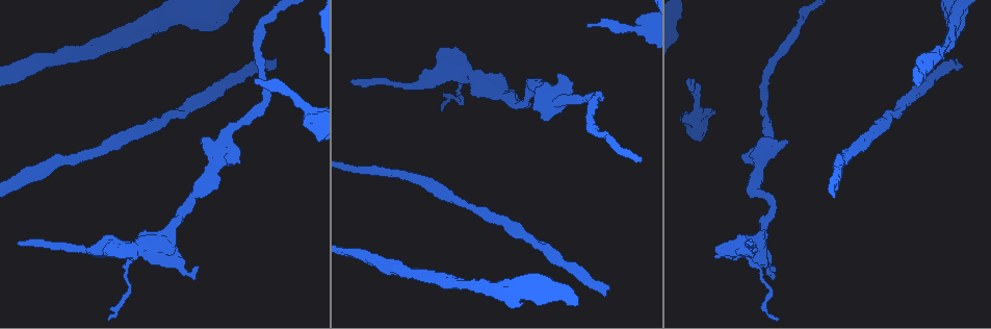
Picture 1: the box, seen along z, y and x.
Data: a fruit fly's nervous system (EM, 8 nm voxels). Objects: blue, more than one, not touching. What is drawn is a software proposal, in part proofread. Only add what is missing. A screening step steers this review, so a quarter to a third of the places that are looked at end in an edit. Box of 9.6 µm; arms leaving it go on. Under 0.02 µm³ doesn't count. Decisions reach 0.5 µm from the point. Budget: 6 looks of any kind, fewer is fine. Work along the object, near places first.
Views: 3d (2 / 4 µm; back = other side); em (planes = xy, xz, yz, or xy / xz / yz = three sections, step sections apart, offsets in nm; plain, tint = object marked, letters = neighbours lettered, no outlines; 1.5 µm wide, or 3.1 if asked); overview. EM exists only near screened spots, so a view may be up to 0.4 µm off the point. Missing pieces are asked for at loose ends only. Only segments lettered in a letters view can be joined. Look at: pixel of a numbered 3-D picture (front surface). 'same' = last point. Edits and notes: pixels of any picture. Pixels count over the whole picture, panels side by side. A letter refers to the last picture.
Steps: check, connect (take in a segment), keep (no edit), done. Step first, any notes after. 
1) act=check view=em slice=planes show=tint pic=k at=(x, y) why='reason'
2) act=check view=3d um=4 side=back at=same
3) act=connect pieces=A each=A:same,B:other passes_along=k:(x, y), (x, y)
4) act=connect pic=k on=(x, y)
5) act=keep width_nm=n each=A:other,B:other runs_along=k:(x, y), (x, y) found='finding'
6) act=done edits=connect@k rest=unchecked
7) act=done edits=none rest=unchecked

act=check view=3d um=2 pic=1 at=(586, 26) why='free end'

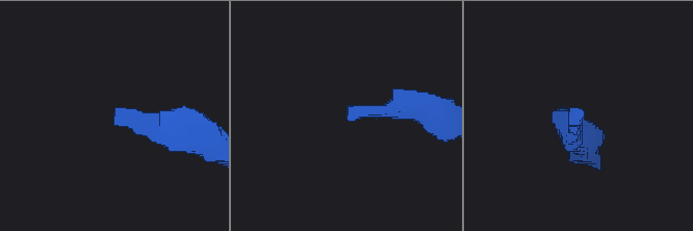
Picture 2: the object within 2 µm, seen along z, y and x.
act=check view=em slice=planes show=letters pic=2 at=(348, 110) why='now the EM'

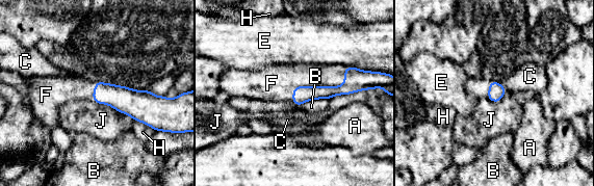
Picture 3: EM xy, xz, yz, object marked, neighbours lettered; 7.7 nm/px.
act=connect pieces=F each=A:other,B:other,C:other,E:other,F:same,H:other,J:other passes_along=3:(125, 100), (94, 91), (61, 89) found='the cell continues'

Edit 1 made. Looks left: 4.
act=check view=overview why='see it whole again'

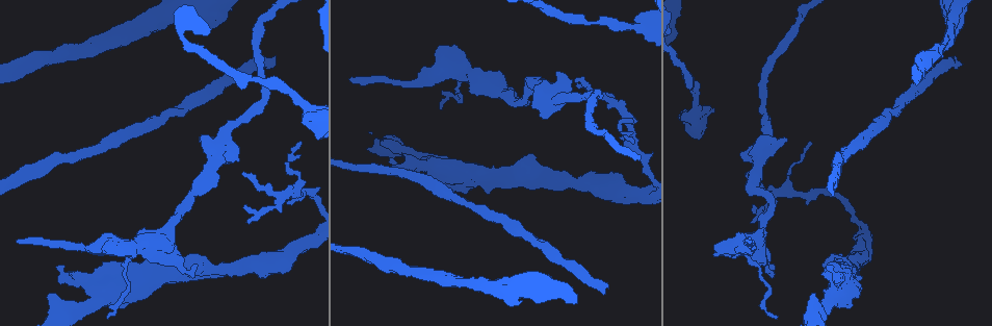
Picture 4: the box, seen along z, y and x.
act=check view=3d um=4 pic=4 at=(957, 58) why='branch stops here'

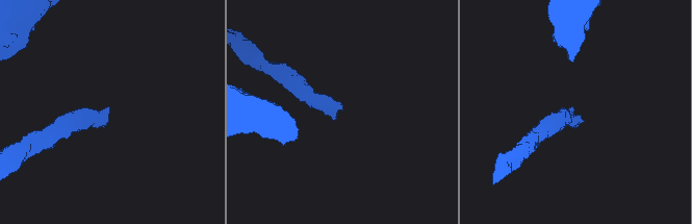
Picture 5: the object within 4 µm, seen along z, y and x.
act=check view=em slice=planes show=tint pic=5 at=(572, 108)

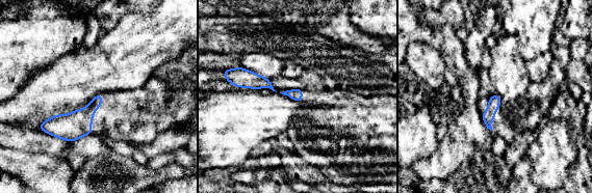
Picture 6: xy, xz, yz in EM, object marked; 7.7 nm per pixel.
act=check view=em slice=planes show=letters at=same

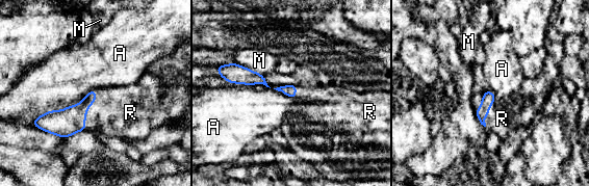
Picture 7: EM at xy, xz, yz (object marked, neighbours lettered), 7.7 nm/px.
act=connect pieces=R each=A:other,M:other,R:same passes_along=7:(65, 123), (87, 110), (120, 111) found='it goes on there'

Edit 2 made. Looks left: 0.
act=done edits=connect@3,connect@7 rest=unchecked

